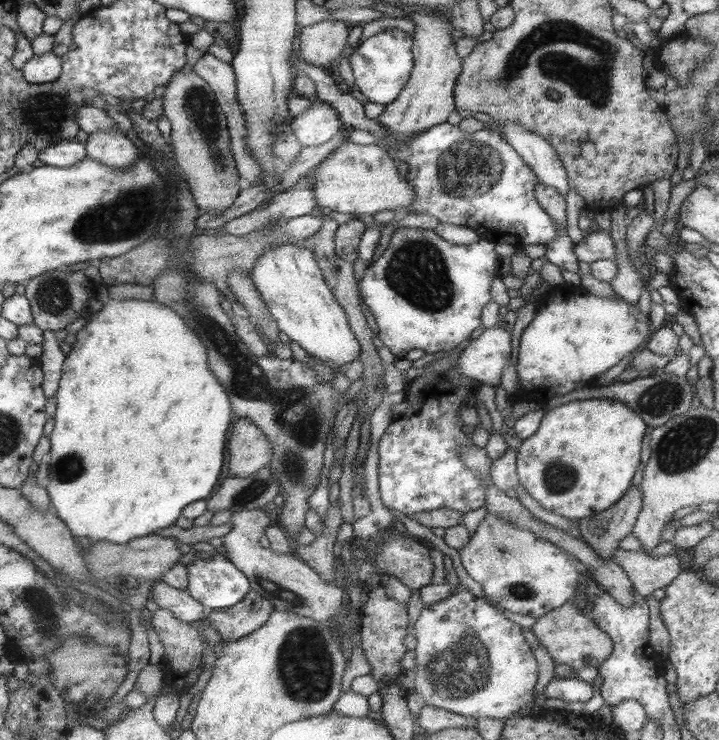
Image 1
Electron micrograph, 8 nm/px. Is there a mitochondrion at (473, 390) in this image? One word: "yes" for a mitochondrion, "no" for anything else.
no

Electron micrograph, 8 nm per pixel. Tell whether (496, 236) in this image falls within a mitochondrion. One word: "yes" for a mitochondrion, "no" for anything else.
no

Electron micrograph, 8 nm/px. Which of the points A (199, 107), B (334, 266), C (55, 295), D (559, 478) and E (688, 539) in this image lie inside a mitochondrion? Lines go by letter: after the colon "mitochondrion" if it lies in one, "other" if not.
A: mitochondrion
B: mitochondrion
C: mitochondrion
D: mitochondrion
E: other

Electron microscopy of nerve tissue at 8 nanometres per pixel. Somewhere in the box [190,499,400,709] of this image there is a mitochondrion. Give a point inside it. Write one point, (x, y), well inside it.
(305, 664)

